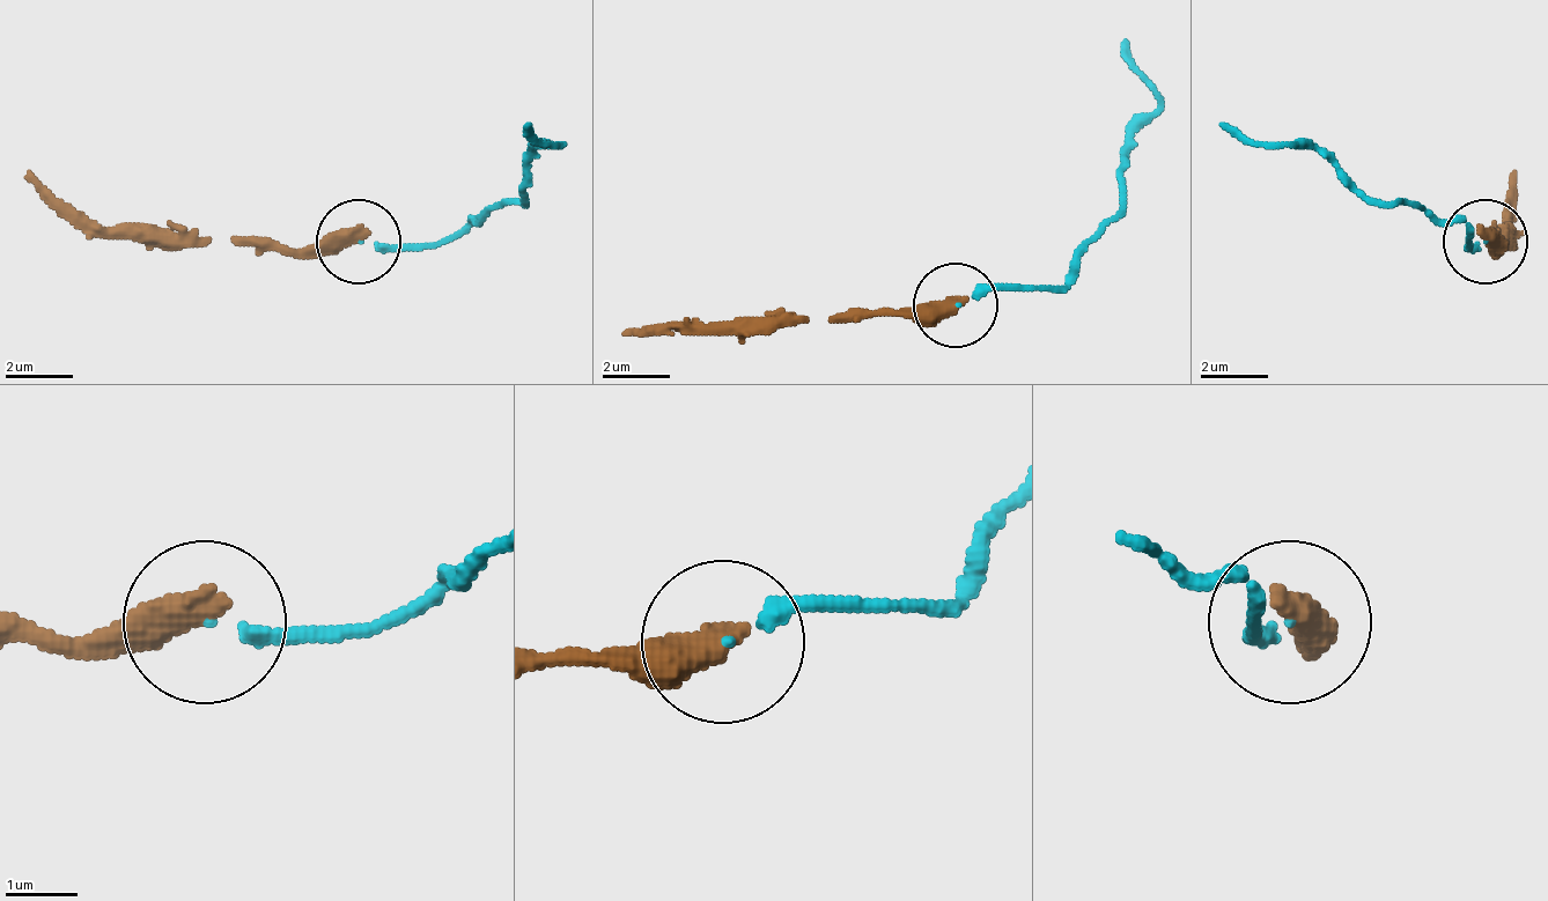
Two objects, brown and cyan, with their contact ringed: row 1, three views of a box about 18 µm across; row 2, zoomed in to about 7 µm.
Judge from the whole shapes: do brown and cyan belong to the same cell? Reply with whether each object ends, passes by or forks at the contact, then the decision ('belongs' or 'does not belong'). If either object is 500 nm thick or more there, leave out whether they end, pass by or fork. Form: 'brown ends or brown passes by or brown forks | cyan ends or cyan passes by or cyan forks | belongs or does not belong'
belongs

